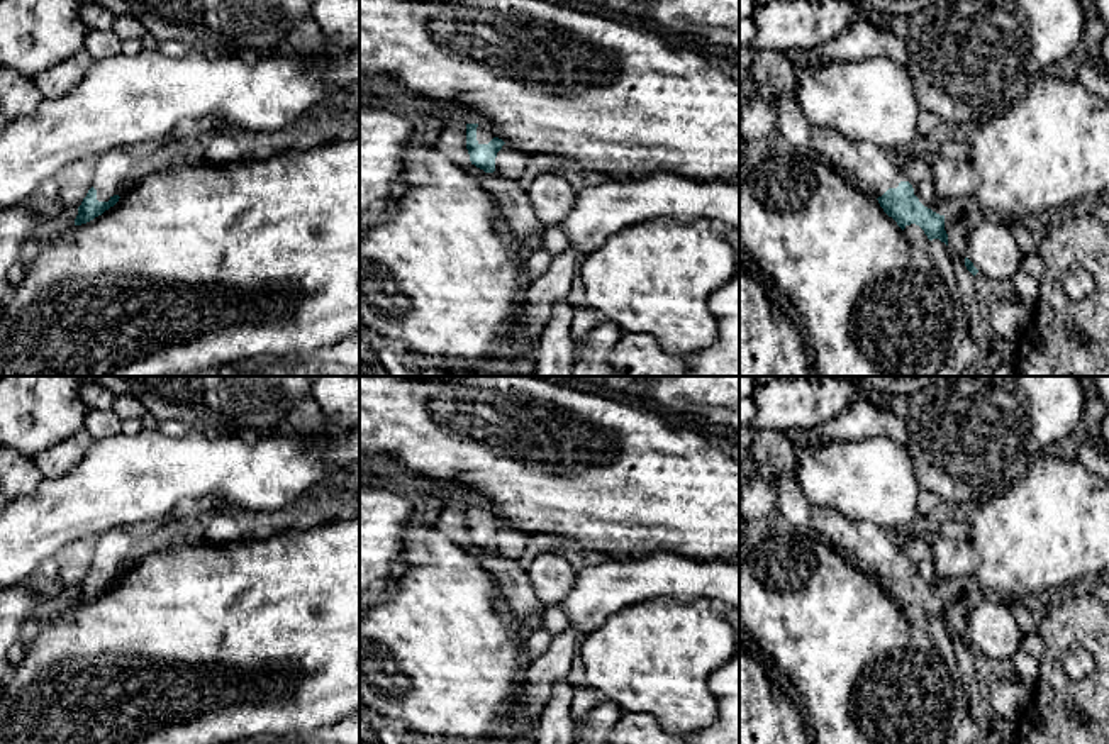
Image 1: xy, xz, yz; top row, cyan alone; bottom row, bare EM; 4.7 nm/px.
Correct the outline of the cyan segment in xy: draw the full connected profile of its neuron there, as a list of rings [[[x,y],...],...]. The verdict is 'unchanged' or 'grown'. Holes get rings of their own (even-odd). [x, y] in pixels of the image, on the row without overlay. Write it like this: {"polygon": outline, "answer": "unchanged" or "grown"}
{"polygon": [[[114,527],[97,536],[92,568],[78,586],[75,605],[86,603],[114,586],[139,547],[139,534],[131,527]]], "answer": "grown"}

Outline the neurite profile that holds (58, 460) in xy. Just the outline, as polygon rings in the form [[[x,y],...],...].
[[[81,429],[63,442],[36,454],[34,463],[42,471],[44,478],[61,478],[81,461],[93,441],[90,432]]]

